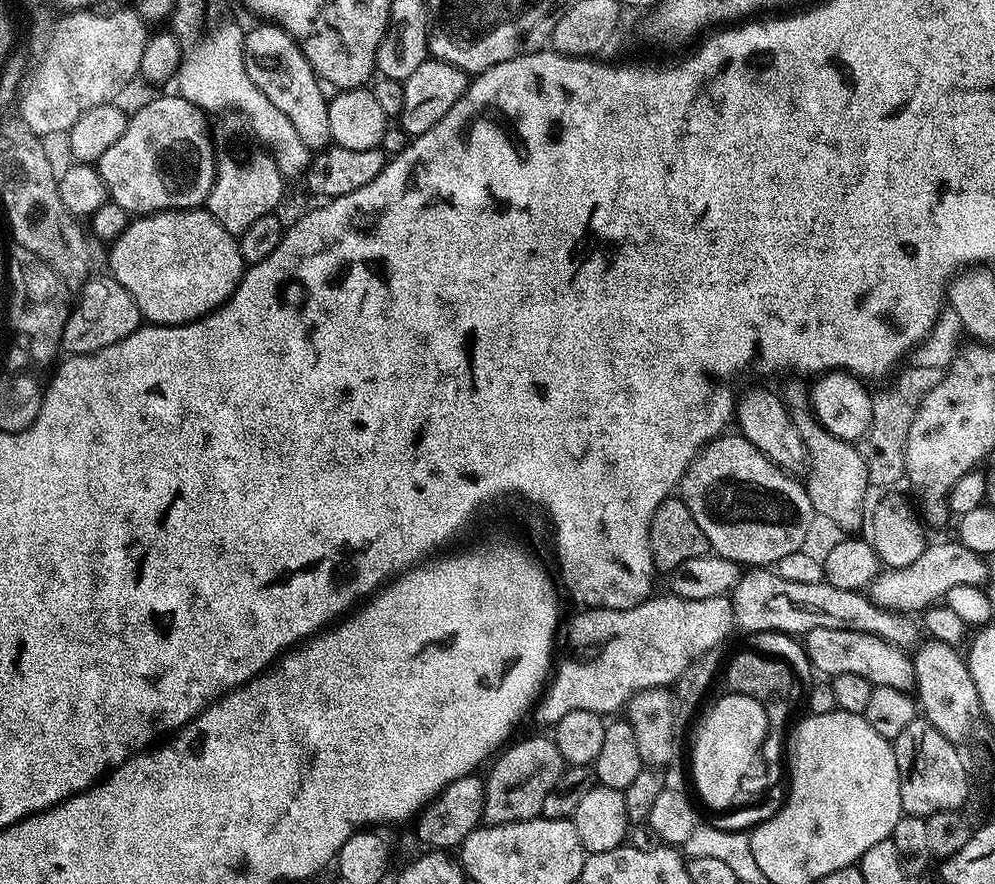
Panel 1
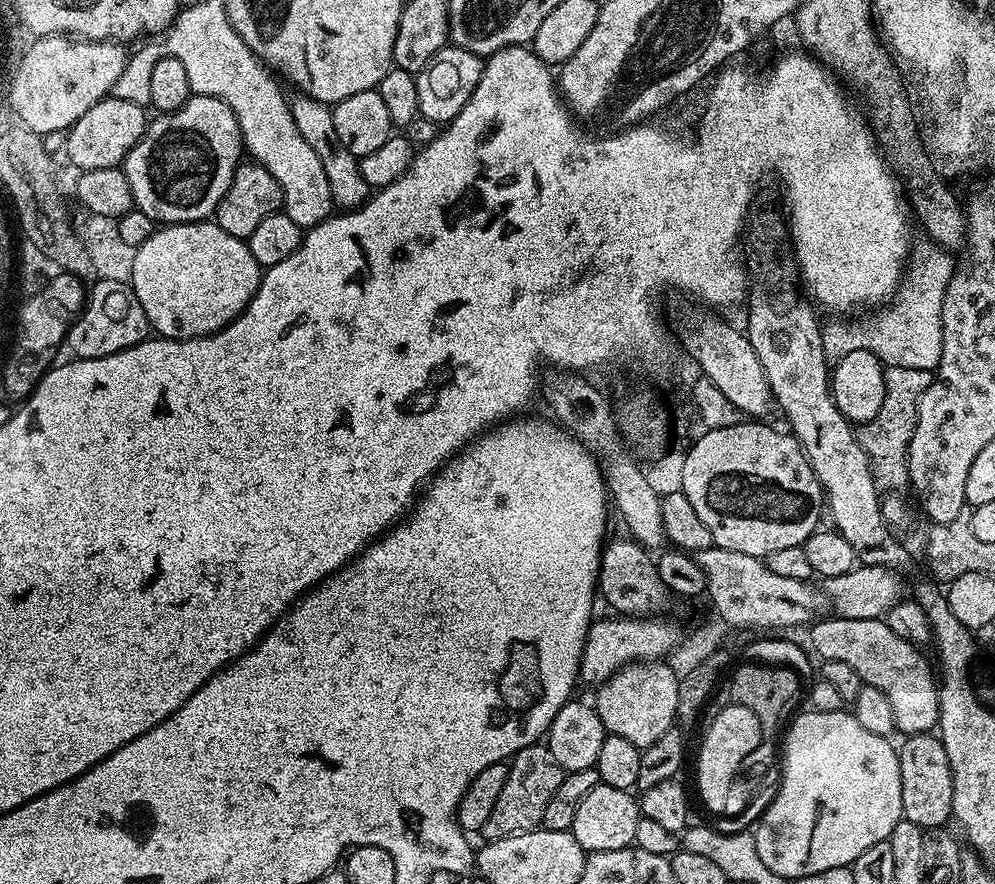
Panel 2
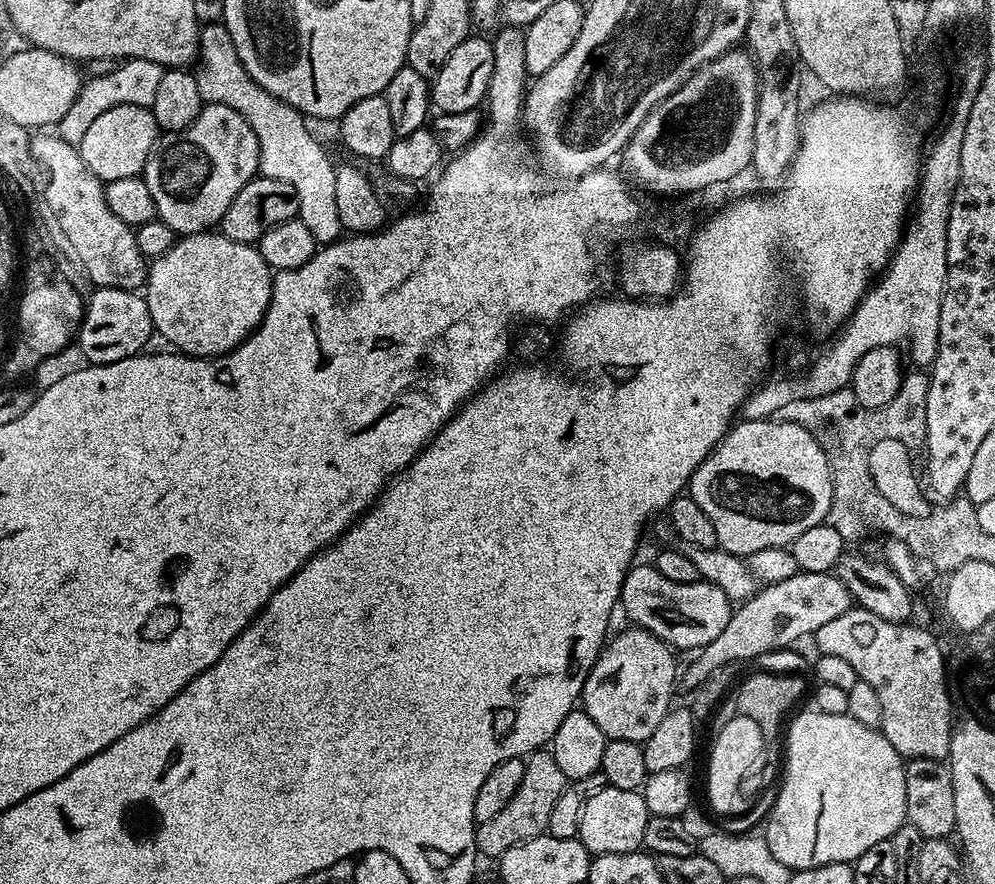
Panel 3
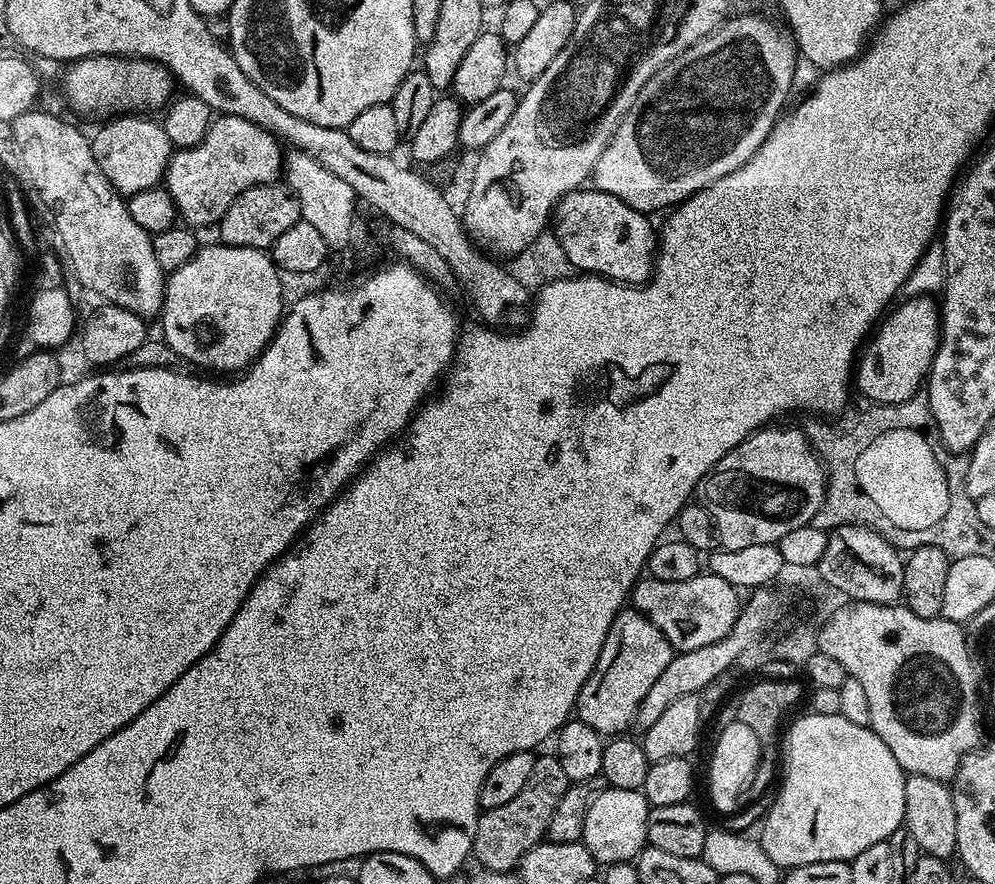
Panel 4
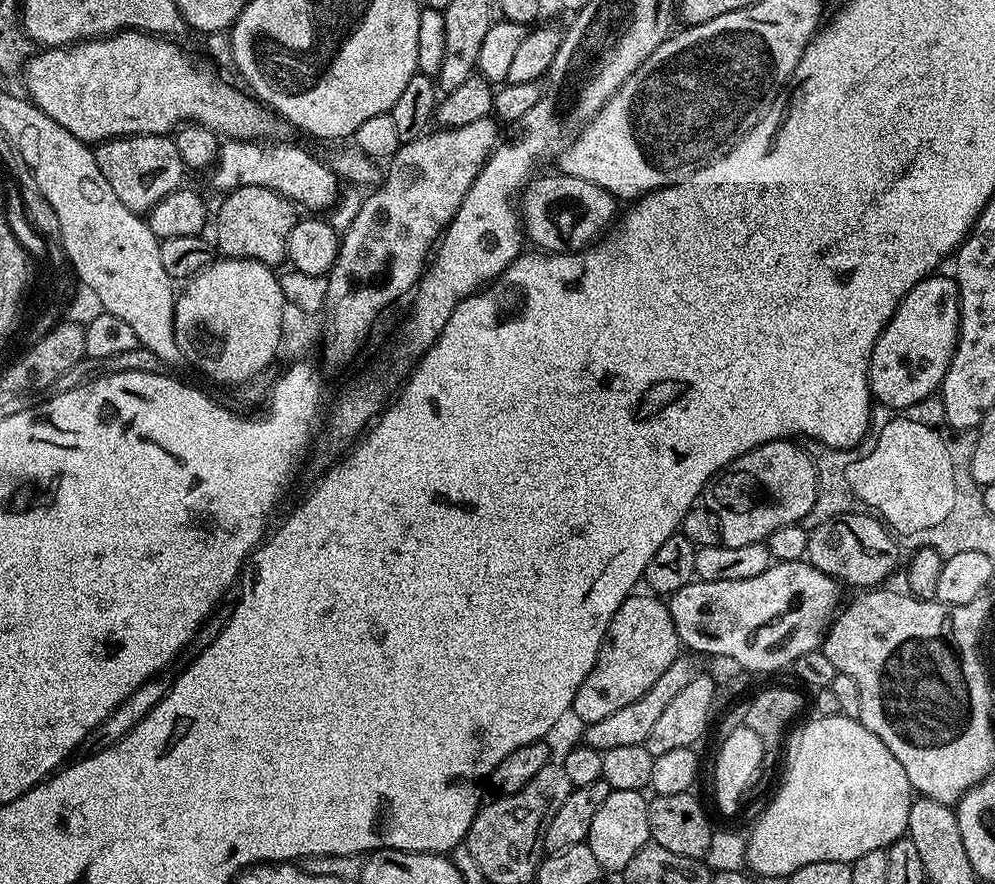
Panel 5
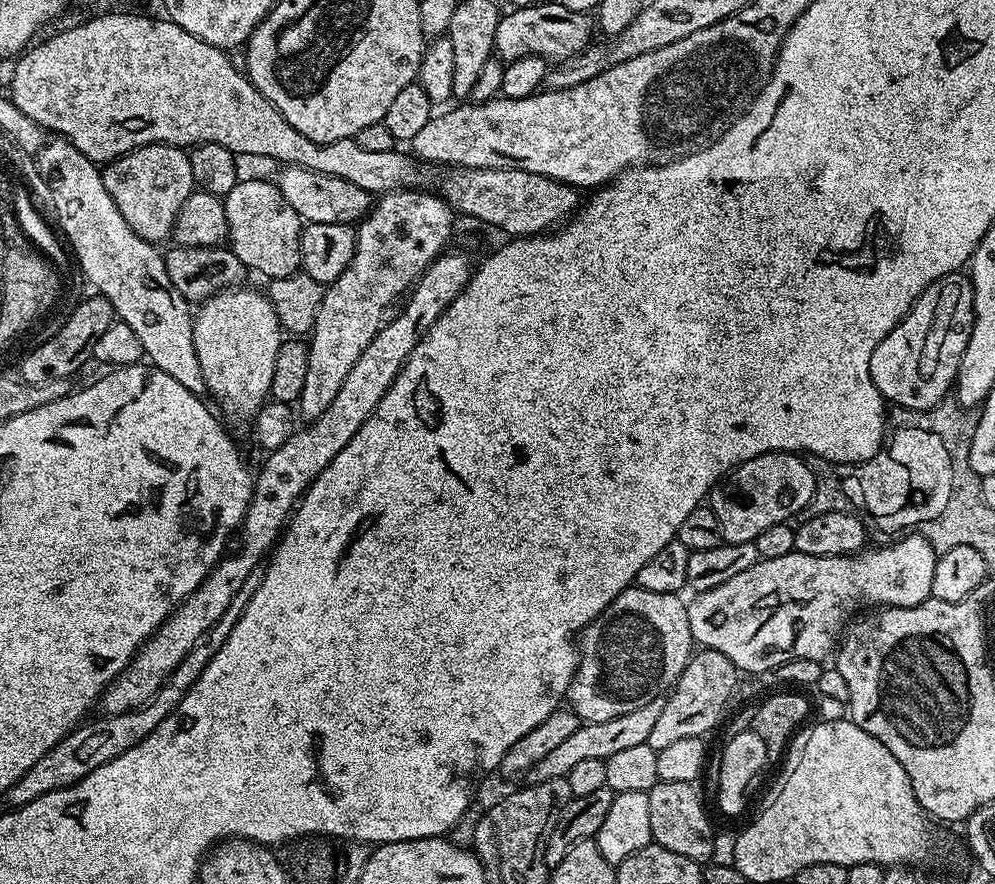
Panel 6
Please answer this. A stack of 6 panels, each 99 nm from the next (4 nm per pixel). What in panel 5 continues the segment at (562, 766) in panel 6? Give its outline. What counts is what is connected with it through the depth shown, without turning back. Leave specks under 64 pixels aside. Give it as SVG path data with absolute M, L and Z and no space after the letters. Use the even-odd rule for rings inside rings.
M688 654L677 656L674 662L670 662L670 666L666 666L662 678L658 678L658 682L654 682L654 686L650 686L650 690L646 690L646 694L638 698L638 702L630 702L630 706L614 710L614 714L610 714L610 718L602 718L602 722L587 725L583 729L583 743L603 753L606 750L614 750L614 746L647 745L650 729L658 723L658 718L665 712L666 706L670 706L672 699L677 694L682 694L682 689L698 675L698 668L691 659L695 660Z

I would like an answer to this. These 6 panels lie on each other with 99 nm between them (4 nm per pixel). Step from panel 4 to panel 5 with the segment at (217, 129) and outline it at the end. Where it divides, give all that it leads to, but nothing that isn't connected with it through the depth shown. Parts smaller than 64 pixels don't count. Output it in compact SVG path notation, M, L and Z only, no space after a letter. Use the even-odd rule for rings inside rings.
M225 139L220 146L220 152L216 156L216 163L210 169L212 184L220 191L220 194L233 192L235 188L242 186L266 186L274 190L279 196L284 196L301 209L309 208L309 213L324 214L332 208L338 199L338 177L327 163L324 164L316 157L311 156L304 148L296 144L272 144L276 142L261 142L258 140L229 140Z

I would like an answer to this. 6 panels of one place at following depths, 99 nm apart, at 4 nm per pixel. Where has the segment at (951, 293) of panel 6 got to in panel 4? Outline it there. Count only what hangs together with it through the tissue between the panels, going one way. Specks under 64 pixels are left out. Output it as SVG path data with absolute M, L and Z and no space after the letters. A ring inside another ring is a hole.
M913 295L905 300L905 304L897 303L891 309L891 312L883 317L882 323L875 329L871 339L867 341L862 355L855 365L854 384L855 387L856 384L860 387L861 394L866 398L864 399L865 401L874 404L902 403L925 387L928 371L932 368L936 351L940 345L940 316L942 308L937 301L935 304L935 299L931 295Z

